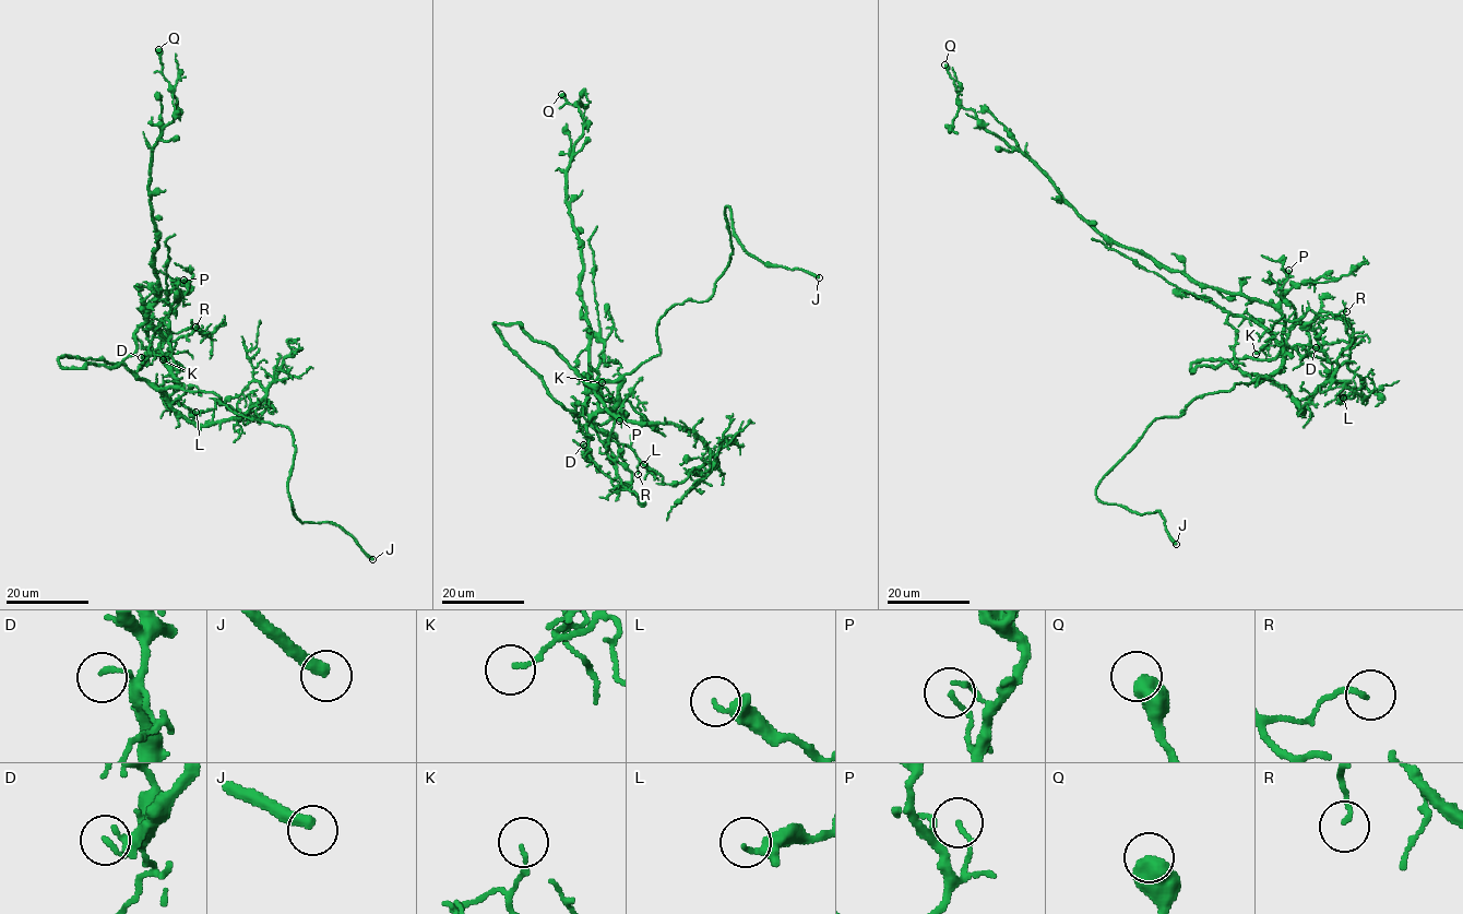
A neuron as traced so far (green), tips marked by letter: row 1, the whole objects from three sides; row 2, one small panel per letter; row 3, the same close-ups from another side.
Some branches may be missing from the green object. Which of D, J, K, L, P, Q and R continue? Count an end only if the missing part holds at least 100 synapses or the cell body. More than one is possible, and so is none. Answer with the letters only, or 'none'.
J

